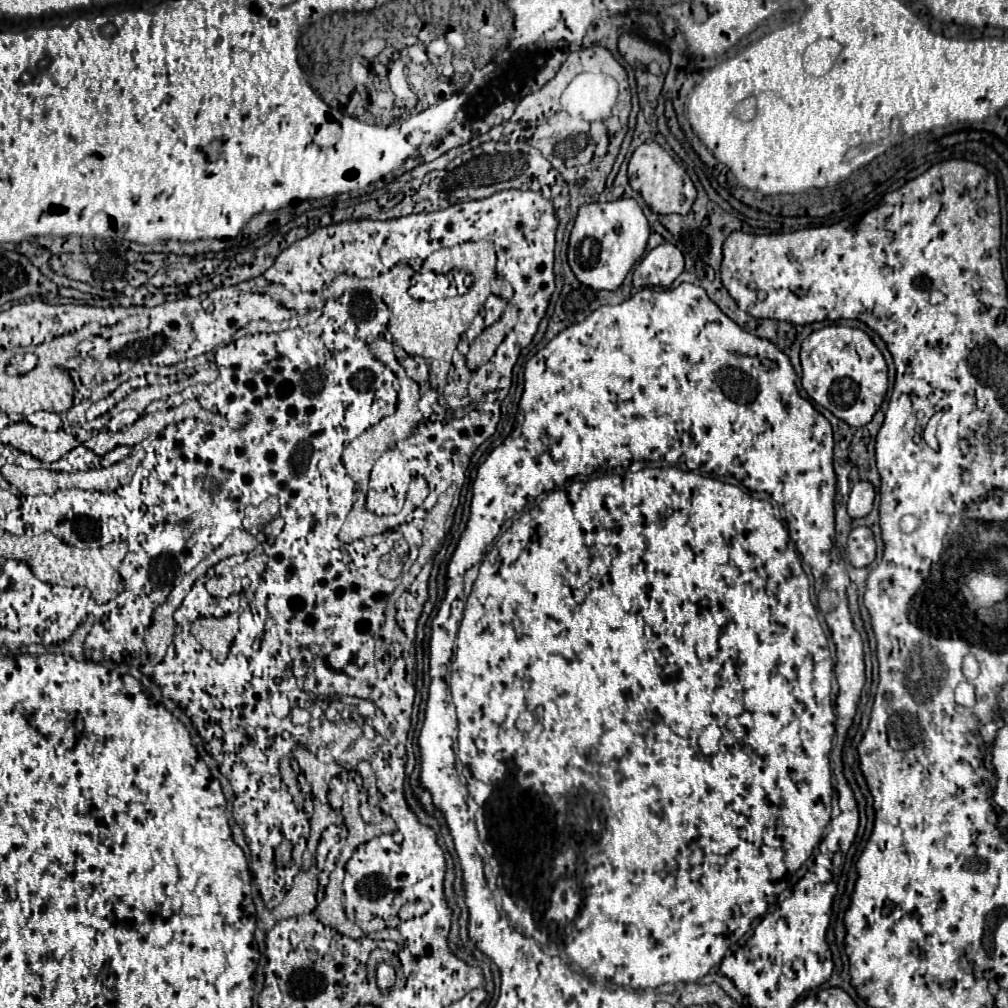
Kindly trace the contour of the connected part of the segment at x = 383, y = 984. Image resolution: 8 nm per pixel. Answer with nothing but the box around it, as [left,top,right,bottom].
[376,963,396,992]

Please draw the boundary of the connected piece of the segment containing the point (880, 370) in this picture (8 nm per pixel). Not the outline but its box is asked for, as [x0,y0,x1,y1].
[800,325,888,427]

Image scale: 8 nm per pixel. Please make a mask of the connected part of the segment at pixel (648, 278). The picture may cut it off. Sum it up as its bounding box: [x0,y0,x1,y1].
[634,243,682,287]

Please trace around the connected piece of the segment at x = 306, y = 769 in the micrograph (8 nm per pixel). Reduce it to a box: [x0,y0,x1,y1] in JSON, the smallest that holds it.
[291,747,342,807]

